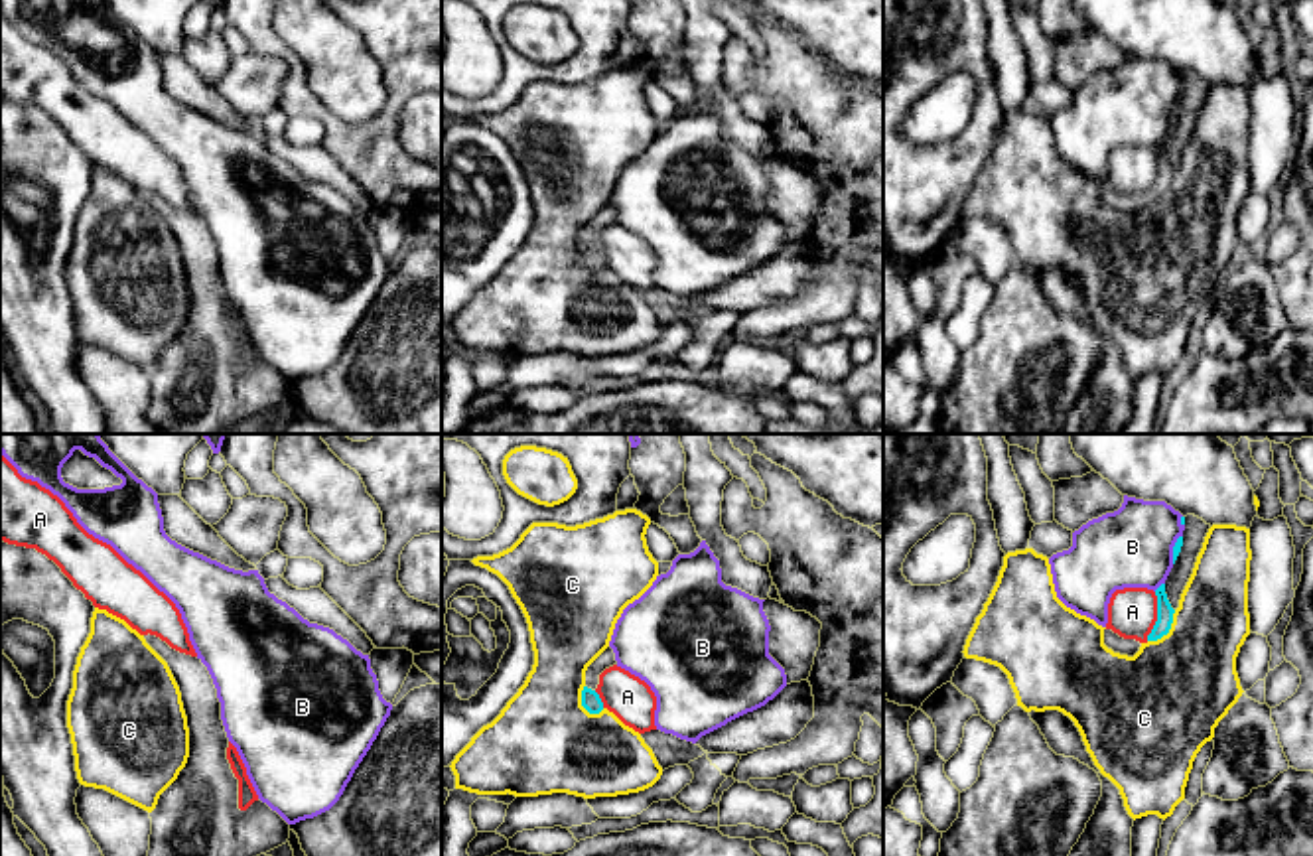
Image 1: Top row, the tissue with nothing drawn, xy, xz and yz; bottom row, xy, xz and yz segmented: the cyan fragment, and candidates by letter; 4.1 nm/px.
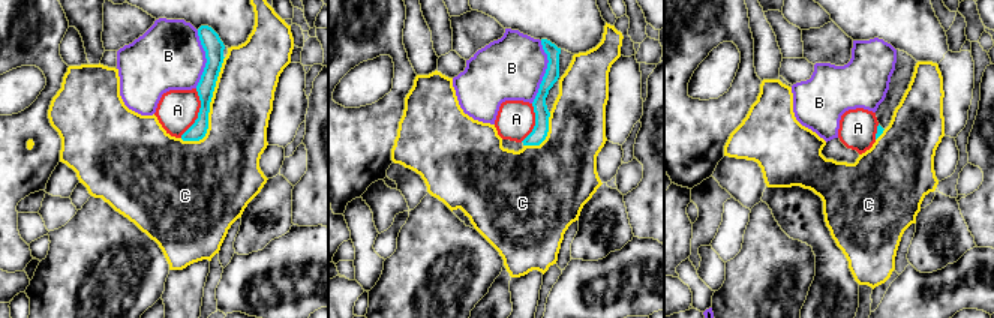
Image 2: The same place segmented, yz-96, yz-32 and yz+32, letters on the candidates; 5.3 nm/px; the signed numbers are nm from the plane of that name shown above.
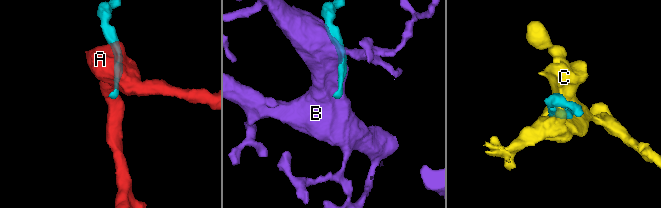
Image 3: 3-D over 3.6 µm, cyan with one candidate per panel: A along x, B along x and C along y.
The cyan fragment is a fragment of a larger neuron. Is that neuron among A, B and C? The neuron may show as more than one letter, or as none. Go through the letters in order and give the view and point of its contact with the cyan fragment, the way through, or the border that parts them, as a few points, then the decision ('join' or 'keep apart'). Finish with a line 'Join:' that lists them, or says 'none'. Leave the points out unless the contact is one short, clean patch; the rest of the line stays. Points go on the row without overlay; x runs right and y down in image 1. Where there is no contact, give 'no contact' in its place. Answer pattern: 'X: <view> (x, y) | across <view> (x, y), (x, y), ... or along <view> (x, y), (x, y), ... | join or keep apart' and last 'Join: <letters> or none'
A: yz (1158, 174) | keep apart
B: yz (1160, 144) | keep apart
C: yz (1168, 190) | keep apart
Join: none

